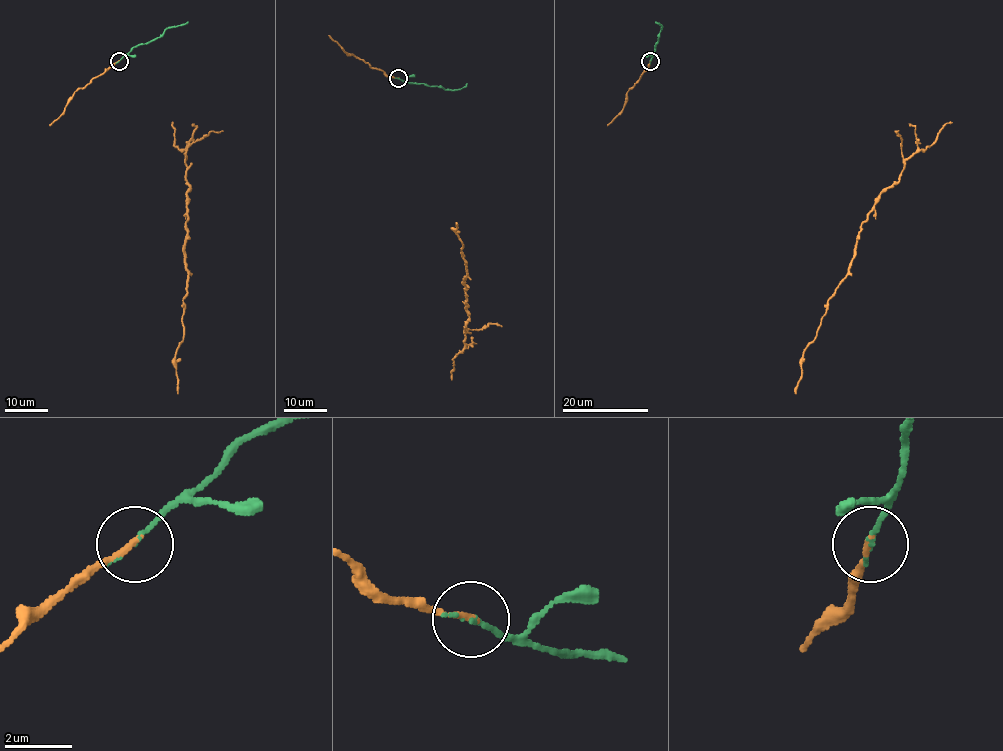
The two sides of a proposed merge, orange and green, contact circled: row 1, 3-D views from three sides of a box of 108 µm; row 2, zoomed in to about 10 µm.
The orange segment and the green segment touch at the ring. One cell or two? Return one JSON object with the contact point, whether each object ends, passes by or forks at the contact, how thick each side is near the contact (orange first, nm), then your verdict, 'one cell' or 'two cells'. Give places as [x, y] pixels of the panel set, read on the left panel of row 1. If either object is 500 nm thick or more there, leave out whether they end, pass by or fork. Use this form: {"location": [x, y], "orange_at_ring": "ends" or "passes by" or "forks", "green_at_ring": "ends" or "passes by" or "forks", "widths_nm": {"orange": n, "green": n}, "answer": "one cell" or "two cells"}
{"location": [119, 61], "orange_at_ring": "ends", "green_at_ring": "ends", "widths_nm": {"orange": 180, "green": 120}, "answer": "one cell"}

